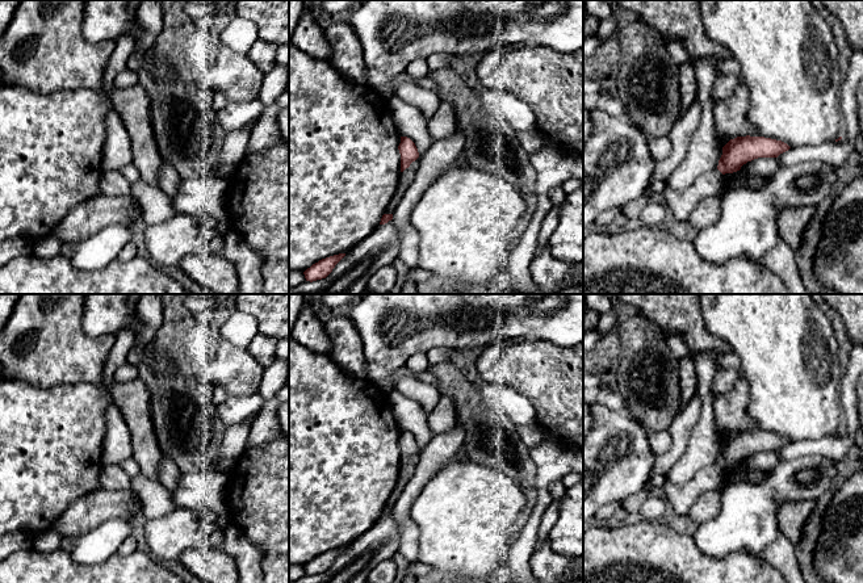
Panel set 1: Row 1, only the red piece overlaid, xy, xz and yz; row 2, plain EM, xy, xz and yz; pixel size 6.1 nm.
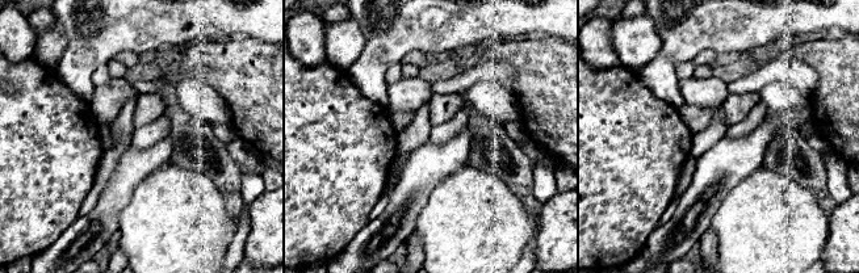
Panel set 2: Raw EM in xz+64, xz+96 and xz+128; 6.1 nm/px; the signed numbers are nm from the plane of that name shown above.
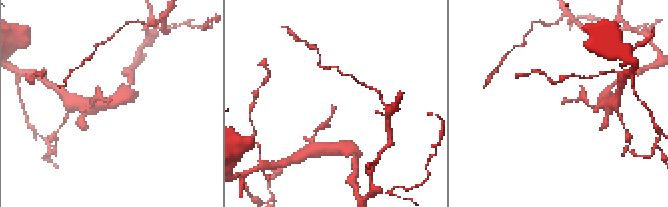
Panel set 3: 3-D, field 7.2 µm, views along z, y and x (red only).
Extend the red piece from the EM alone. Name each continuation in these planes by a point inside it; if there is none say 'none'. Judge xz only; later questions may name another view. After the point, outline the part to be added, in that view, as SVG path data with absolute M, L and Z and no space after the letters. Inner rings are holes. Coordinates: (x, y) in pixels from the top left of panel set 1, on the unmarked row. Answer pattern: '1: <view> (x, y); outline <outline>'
none

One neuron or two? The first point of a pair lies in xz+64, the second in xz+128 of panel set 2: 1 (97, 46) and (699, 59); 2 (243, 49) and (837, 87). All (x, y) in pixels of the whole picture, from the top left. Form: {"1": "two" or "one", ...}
{"1": "two", "2": "one"}

